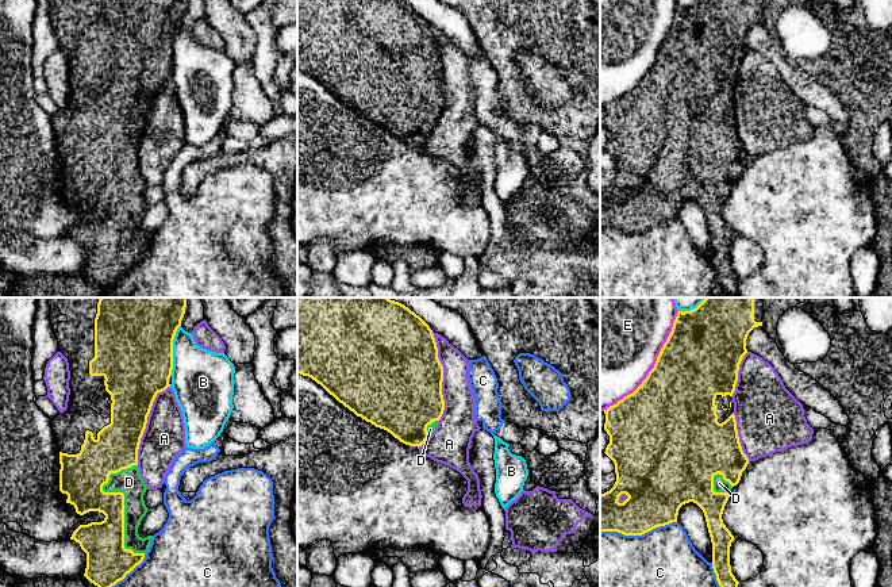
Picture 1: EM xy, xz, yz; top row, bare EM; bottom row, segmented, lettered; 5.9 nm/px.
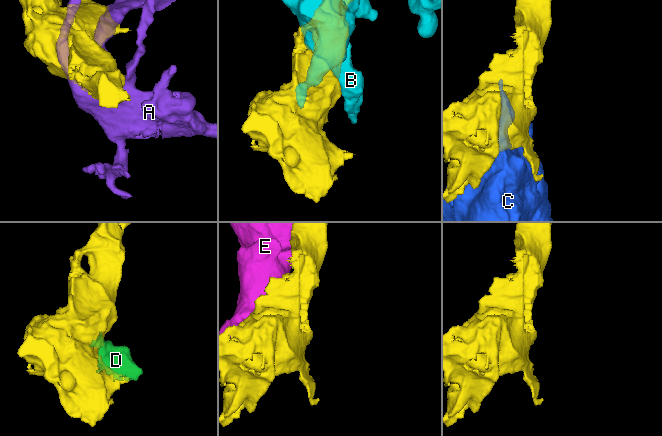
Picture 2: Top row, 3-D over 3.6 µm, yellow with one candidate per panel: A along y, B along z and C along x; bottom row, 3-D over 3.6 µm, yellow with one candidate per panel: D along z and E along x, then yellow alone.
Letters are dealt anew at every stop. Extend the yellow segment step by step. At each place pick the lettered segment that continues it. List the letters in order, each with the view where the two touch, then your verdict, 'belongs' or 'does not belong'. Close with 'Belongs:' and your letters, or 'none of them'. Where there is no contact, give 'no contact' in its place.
A: meets yellow in xz; does not belong
B: meets yellow in xy; does not belong
C: meets yellow in yz; does not belong
D: meets yellow in xy; belongs
E: meets yellow in yz; does not belong
Belongs: D

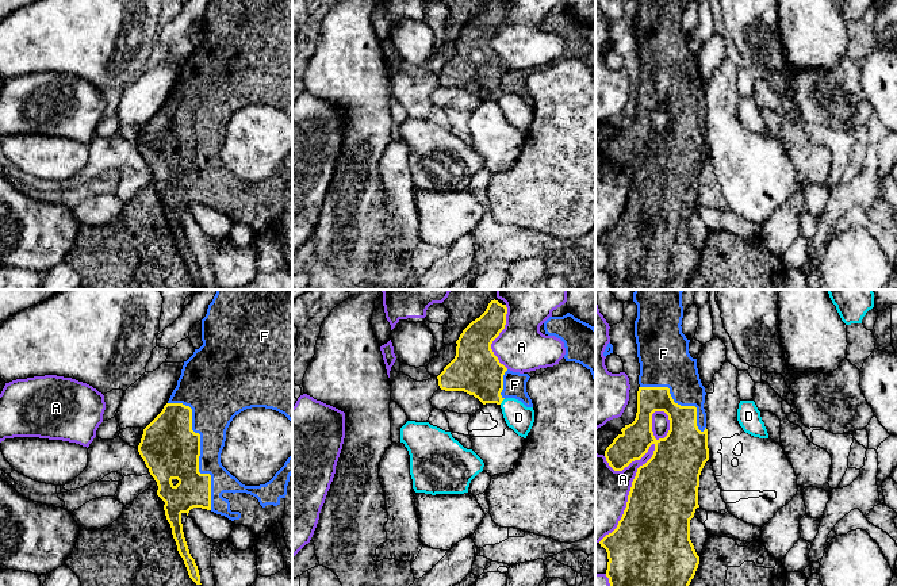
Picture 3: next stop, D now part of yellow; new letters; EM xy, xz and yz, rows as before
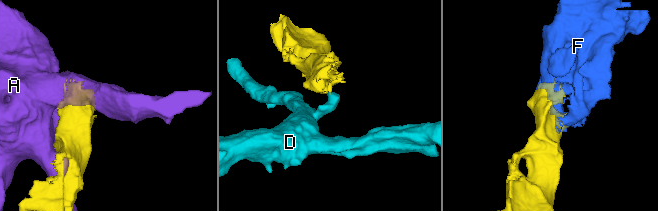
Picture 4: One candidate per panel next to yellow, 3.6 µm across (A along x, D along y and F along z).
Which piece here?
A: meets yellow in yz; does not belong
D: meets yellow in xz; does not belong
F: meets yellow in xy; belongs
Belongs: F

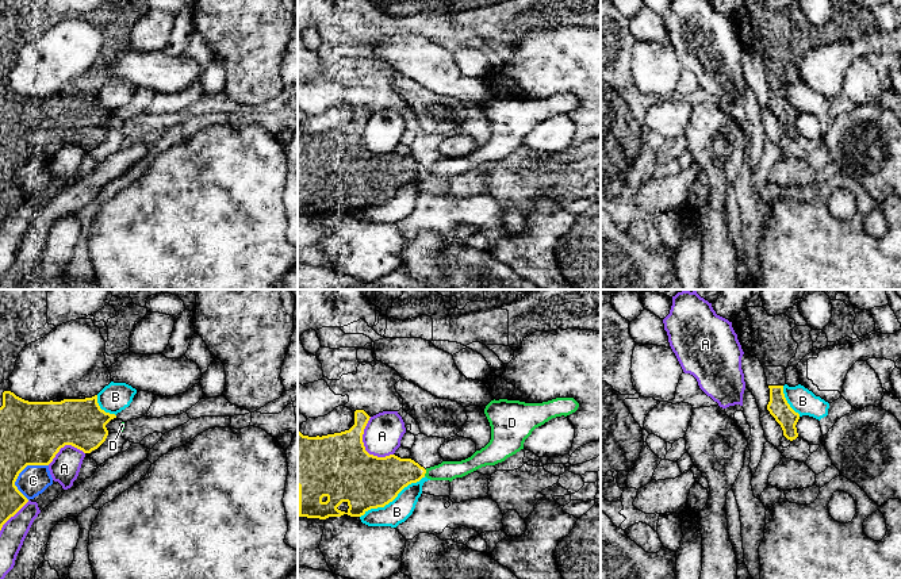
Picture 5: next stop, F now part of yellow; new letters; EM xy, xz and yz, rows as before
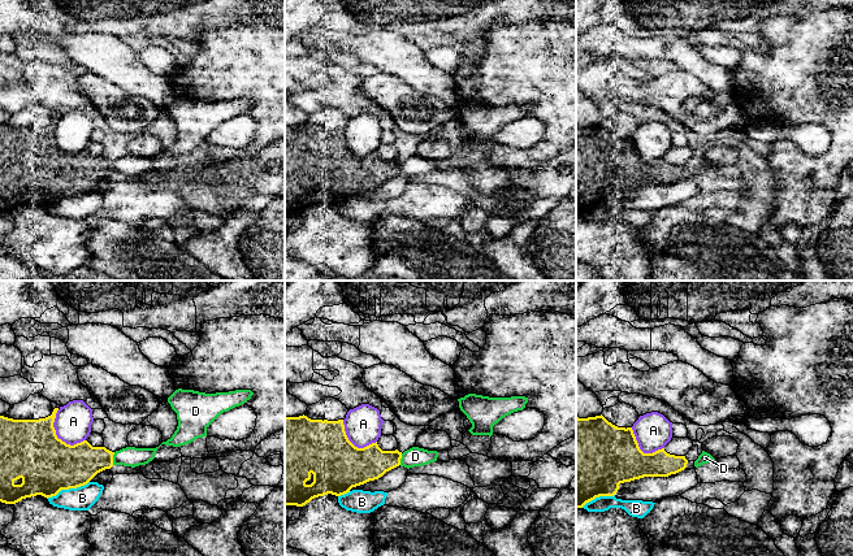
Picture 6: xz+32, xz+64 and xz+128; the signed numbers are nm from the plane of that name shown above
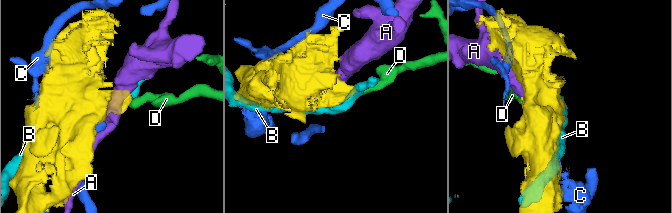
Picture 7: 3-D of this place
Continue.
A: meets yellow in xz; does not belong
B: meets yellow in xz; does not belong
C: meets yellow in xy; does not belong
D: meets yellow in xz; does not belong
Belongs: none of them

